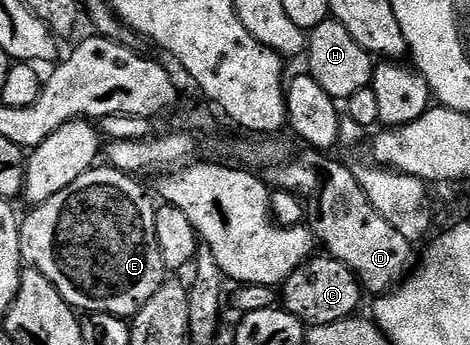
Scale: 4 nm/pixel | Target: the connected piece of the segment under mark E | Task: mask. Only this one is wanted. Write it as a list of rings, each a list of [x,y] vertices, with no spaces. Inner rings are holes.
[[[95,166],[89,172],[85,172],[80,178],[76,178],[76,182],[72,182],[72,186],[68,186],[64,190],[60,190],[60,194],[48,198],[48,202],[31,207],[26,220],[24,216],[24,219],[21,221],[18,233],[20,234],[20,250],[22,251],[23,261],[40,274],[44,274],[44,278],[48,278],[48,282],[52,282],[52,286],[56,286],[56,290],[60,290],[60,294],[68,301],[71,308],[79,313],[103,312],[113,316],[133,318],[146,305],[148,298],[152,298],[156,294],[156,290],[160,290],[160,286],[166,283],[168,279],[168,269],[164,258],[160,254],[160,242],[156,242],[155,201],[150,201],[149,194],[134,180],[137,179],[133,175],[118,172],[112,167]]]

